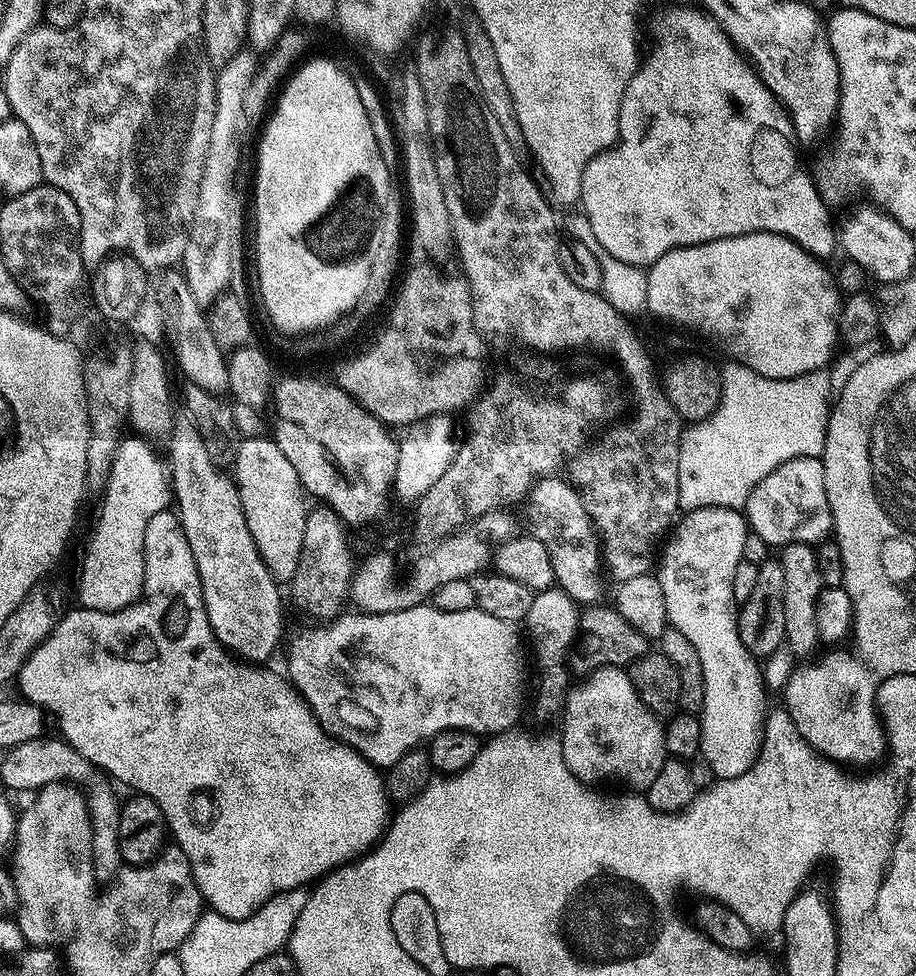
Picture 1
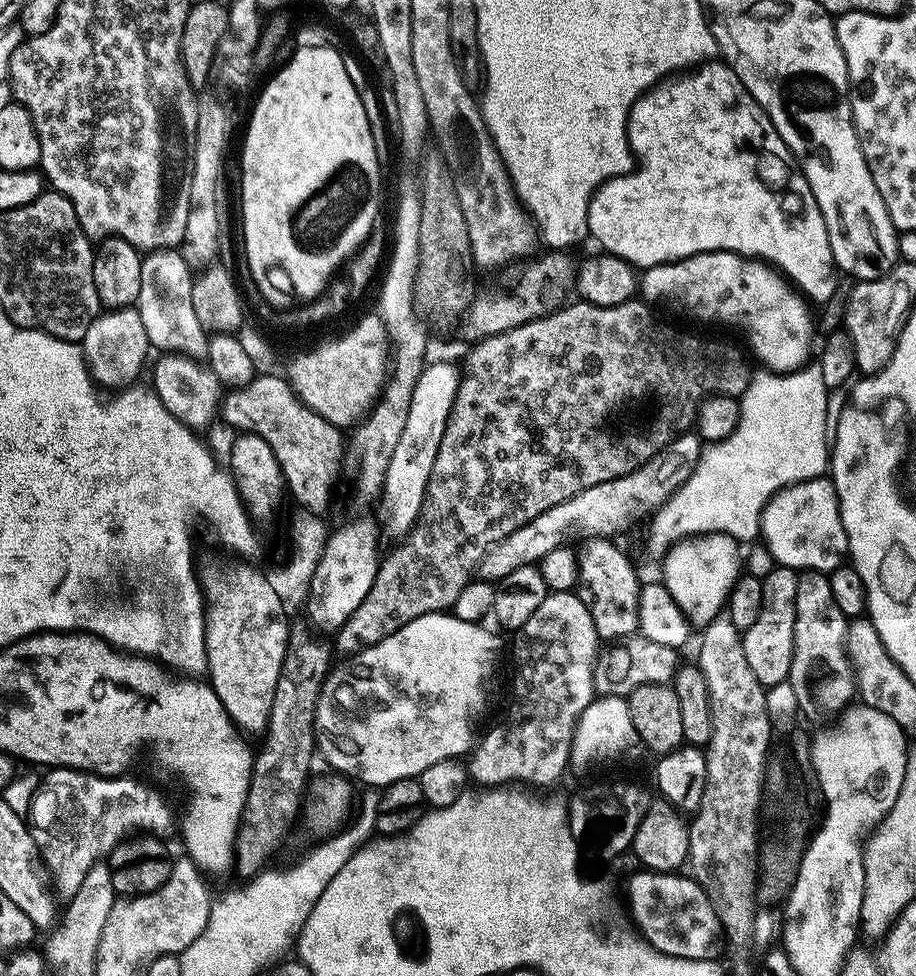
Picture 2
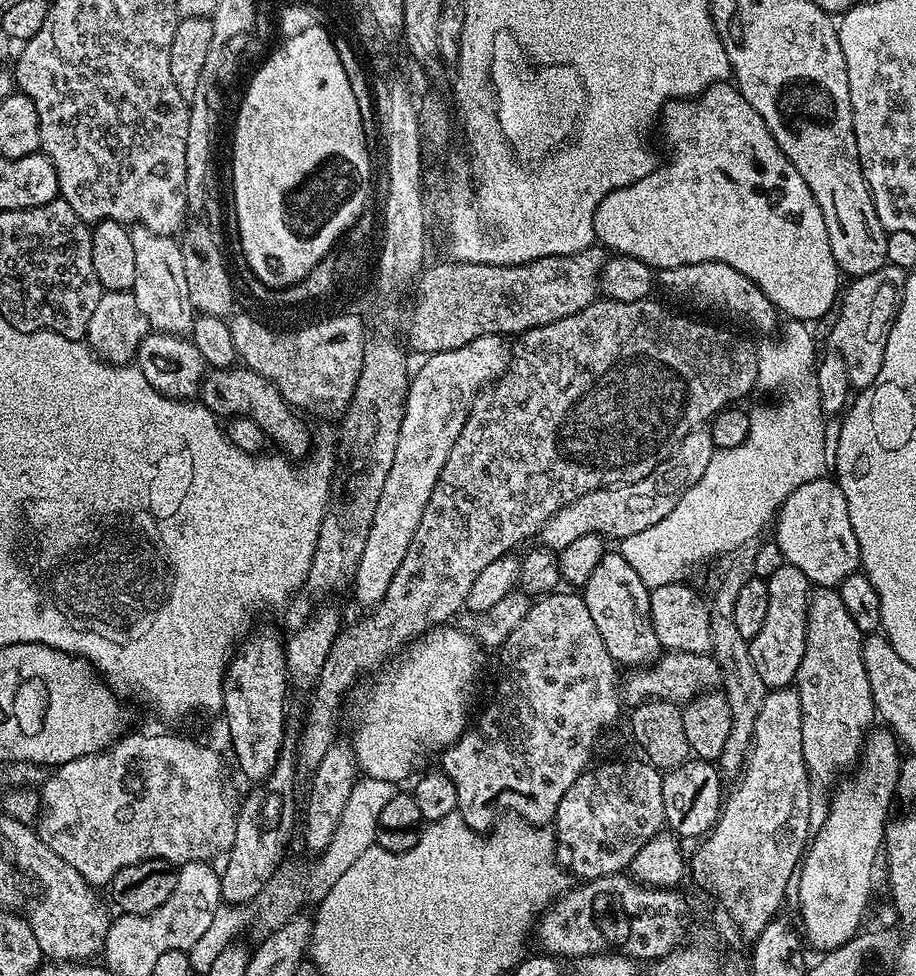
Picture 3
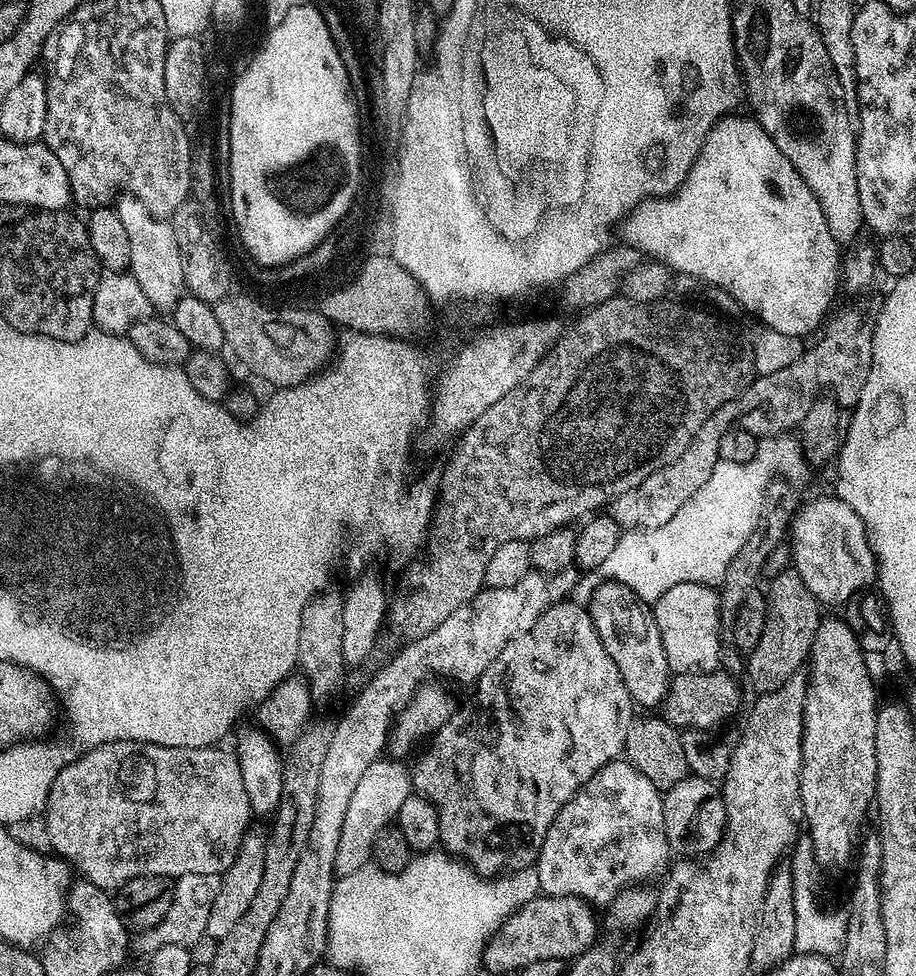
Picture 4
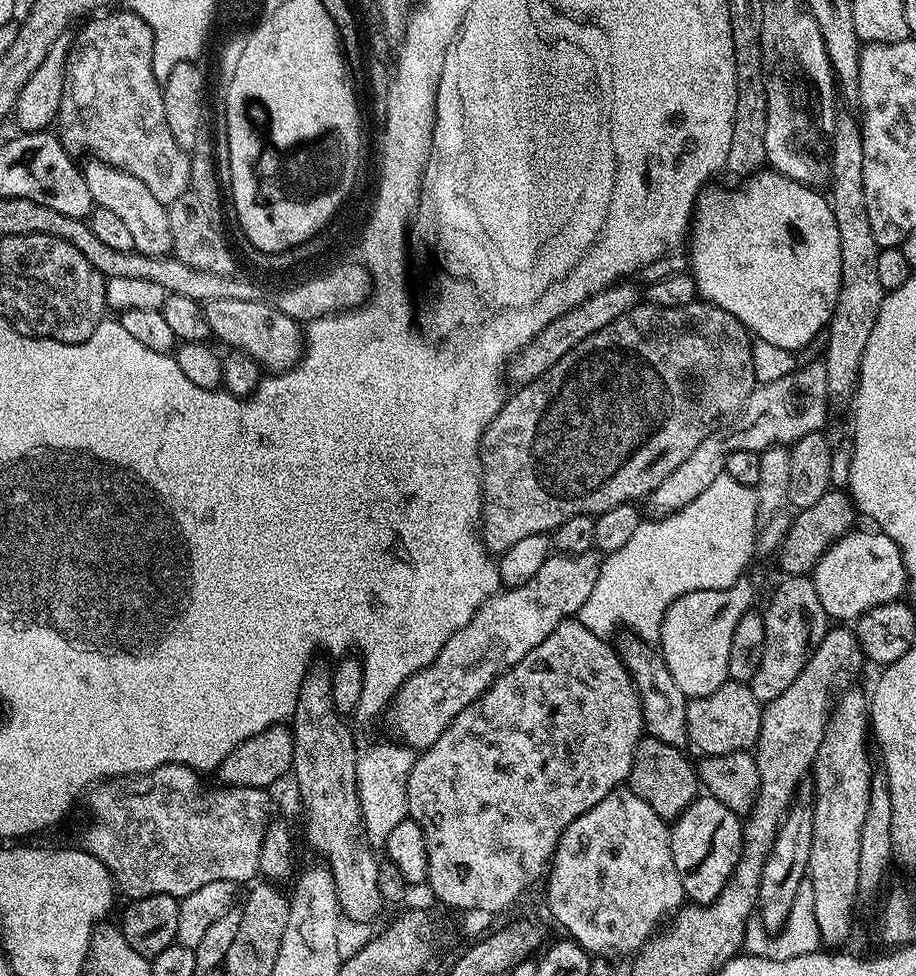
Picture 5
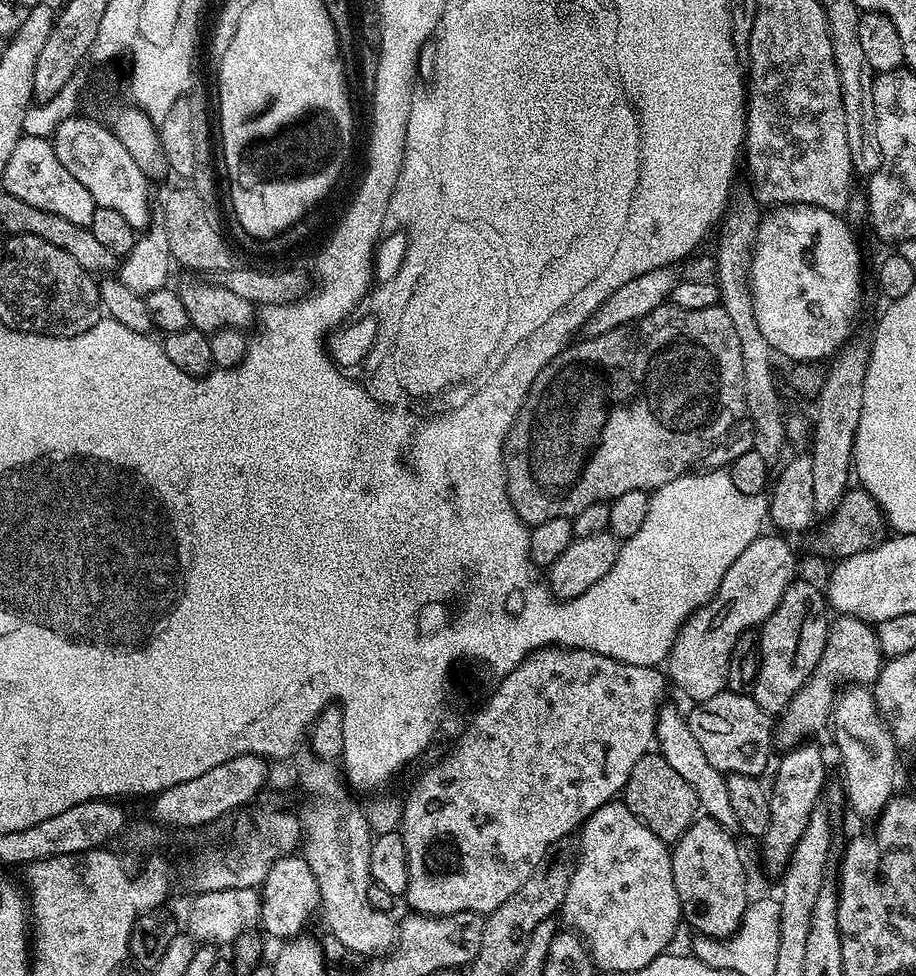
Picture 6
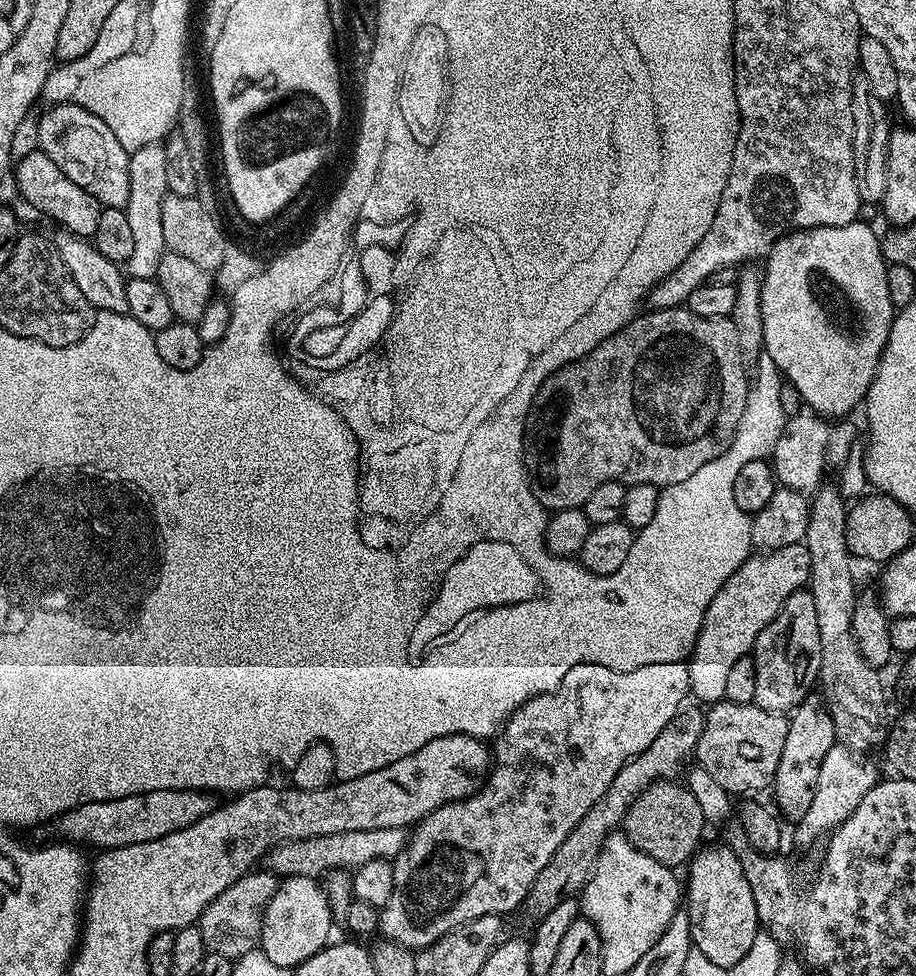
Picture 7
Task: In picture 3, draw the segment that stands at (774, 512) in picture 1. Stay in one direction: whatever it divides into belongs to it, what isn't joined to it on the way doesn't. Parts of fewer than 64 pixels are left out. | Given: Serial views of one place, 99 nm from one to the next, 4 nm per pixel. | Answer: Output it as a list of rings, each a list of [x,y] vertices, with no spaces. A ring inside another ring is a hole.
[[[805,479],[780,505],[774,517],[774,528],[775,524],[774,543],[782,550],[785,561],[798,566],[813,585],[836,588],[860,568],[858,538],[854,538],[846,498],[835,479]]]

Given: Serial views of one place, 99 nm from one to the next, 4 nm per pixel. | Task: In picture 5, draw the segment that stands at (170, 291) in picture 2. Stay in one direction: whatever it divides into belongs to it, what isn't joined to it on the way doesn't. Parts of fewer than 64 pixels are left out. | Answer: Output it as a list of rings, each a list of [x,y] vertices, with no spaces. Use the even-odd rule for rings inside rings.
[[[95,158],[89,159],[83,165],[82,171],[86,178],[86,187],[90,189],[92,203],[97,208],[112,211],[123,224],[130,229],[134,237],[134,249],[147,256],[166,256],[172,250],[172,235],[170,234],[170,218],[165,204],[158,202],[154,194],[143,182],[138,182],[134,174],[126,174],[121,168],[115,168]]]

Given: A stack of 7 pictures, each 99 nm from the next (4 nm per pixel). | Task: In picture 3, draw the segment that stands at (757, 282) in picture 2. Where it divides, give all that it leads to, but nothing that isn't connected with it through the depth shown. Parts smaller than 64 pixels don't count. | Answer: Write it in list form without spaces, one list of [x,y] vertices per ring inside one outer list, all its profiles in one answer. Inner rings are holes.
[[[694,262],[686,266],[674,266],[665,268],[659,273],[658,280],[664,283],[664,288],[672,296],[677,296],[684,304],[693,304],[696,308],[725,308],[728,312],[733,312],[736,316],[741,316],[748,324],[753,324],[760,332],[768,332],[776,324],[778,313],[776,307],[766,298],[764,291],[757,286],[750,278],[746,278],[738,270],[726,266],[722,262]]]

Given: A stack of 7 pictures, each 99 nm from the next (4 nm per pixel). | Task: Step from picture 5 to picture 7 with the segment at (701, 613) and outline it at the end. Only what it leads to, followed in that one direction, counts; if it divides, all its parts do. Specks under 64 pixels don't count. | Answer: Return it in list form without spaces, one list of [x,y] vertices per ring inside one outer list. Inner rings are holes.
[[[802,542],[749,555],[744,564],[738,566],[734,574],[730,574],[706,610],[702,630],[687,661],[690,692],[693,697],[697,696],[701,700],[701,705],[719,704],[724,699],[726,682],[734,662],[751,653],[758,634],[762,634],[778,610],[782,610],[782,602],[786,602],[790,594],[801,591],[808,584],[809,578],[810,550]]]

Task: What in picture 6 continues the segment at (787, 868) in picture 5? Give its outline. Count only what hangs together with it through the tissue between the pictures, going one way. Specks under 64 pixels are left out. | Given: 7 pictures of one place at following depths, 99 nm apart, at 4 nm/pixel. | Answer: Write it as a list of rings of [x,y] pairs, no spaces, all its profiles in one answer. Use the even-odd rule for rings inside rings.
[[[805,742],[787,749],[784,757],[775,765],[776,777],[770,780],[770,830],[762,838],[764,844],[764,868],[770,875],[779,877],[798,846],[798,838],[806,834],[810,818],[818,810],[816,804],[824,792],[824,779],[828,776],[828,764],[824,761],[824,752],[816,742]]]

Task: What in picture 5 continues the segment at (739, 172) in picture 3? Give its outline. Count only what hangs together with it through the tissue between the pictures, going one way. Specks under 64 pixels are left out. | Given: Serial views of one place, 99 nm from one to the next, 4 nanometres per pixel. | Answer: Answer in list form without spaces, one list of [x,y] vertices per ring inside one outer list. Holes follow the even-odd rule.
[[[761,170],[755,176],[747,177],[743,181],[740,192],[723,192],[720,188],[705,187],[696,199],[694,219],[690,225],[690,244],[692,240],[692,252],[690,251],[690,274],[696,279],[696,291],[709,304],[717,304],[722,310],[734,314],[738,322],[742,322],[745,328],[756,340],[770,342],[770,346],[782,346],[799,350],[804,348],[816,335],[823,333],[828,327],[828,321],[832,319],[832,312],[838,302],[838,290],[840,289],[840,275],[842,274],[842,246],[838,246],[838,226],[834,222],[834,210],[829,197],[824,196],[823,191],[815,187],[798,182],[789,176],[783,176],[781,172]]]

